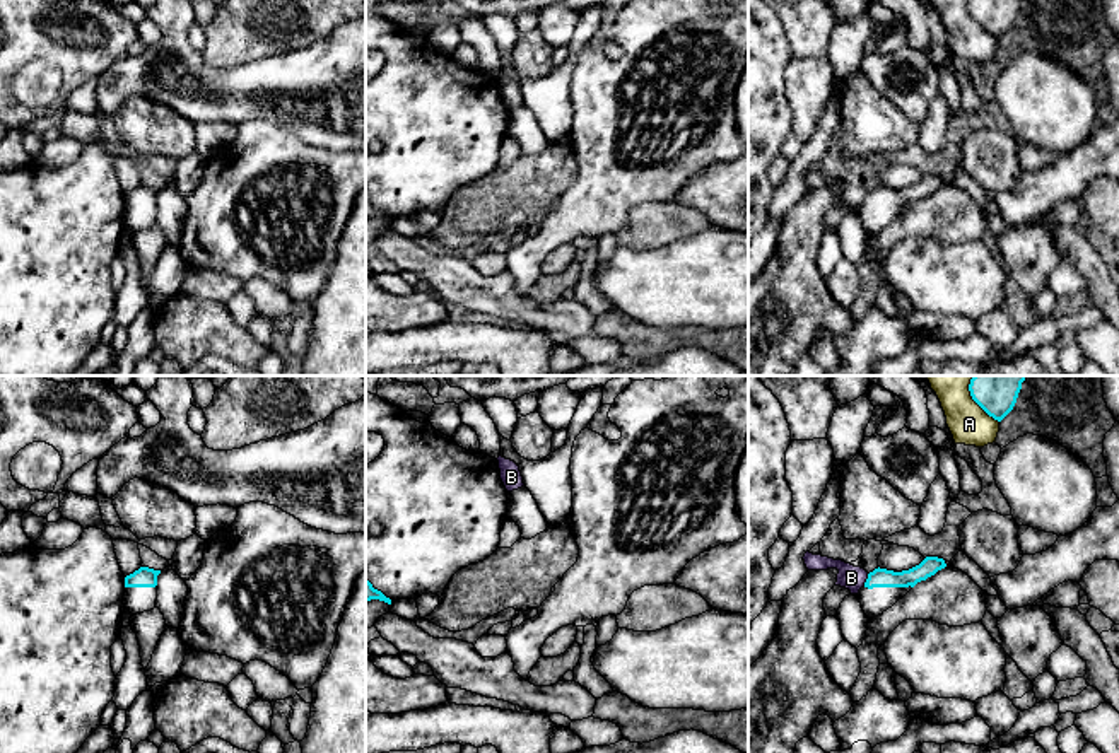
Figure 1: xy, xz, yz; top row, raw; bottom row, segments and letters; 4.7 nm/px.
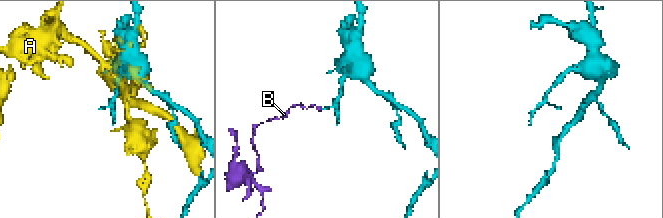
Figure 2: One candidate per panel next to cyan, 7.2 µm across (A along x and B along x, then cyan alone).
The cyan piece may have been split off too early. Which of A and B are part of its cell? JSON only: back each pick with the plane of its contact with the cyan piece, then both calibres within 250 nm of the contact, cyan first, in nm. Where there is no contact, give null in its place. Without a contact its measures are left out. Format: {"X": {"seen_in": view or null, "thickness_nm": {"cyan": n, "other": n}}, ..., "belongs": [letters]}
{"belongs": []}

